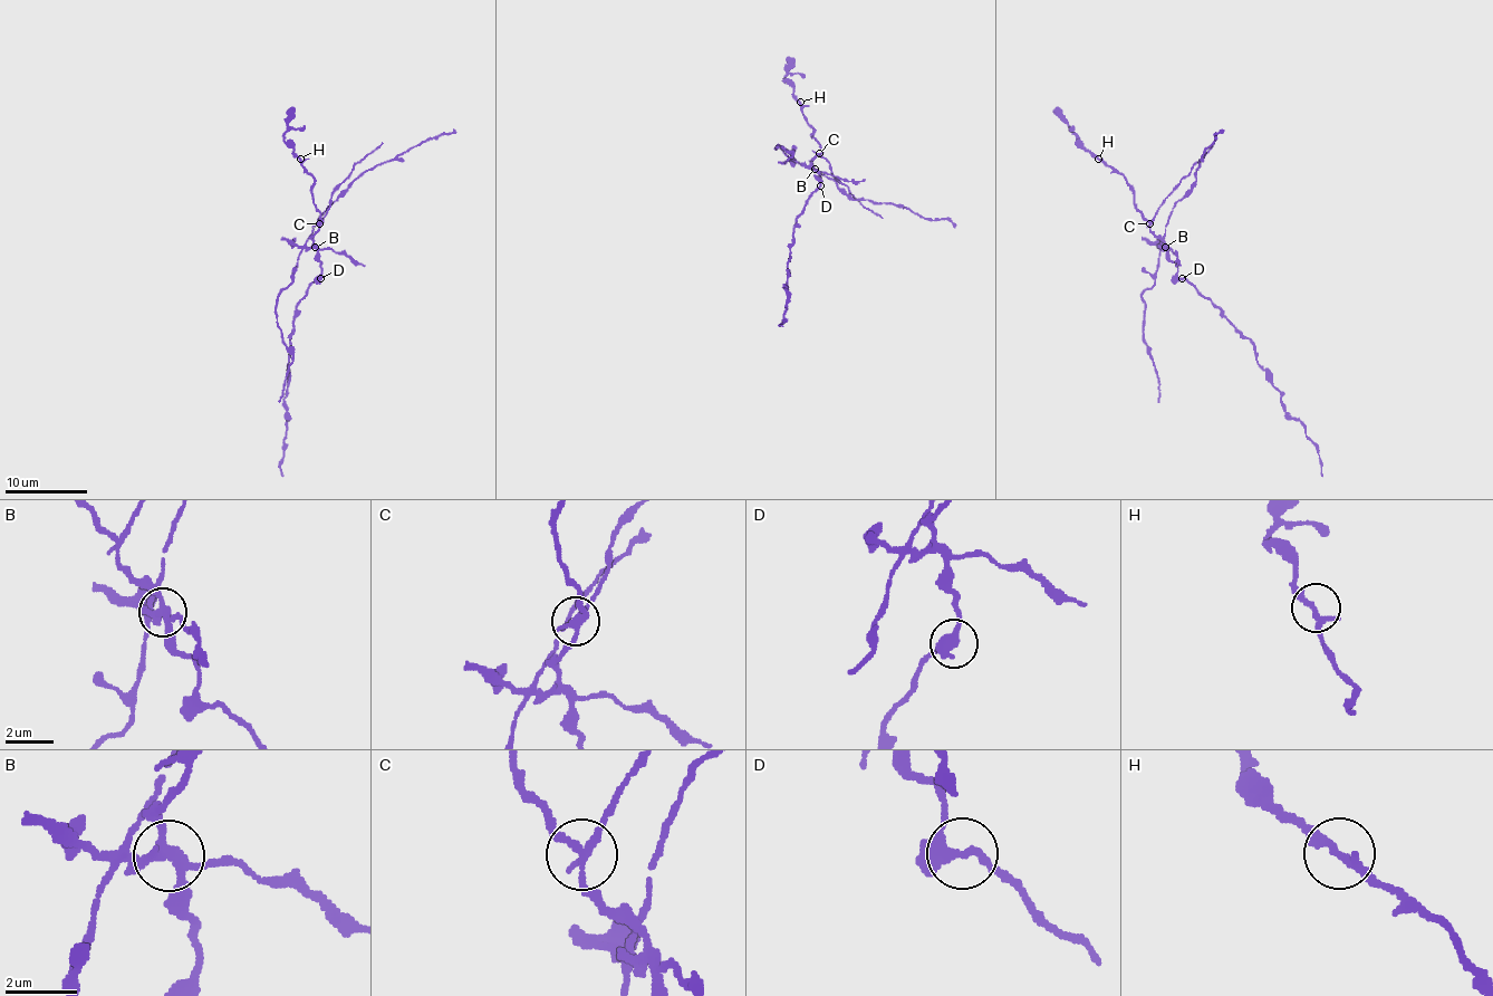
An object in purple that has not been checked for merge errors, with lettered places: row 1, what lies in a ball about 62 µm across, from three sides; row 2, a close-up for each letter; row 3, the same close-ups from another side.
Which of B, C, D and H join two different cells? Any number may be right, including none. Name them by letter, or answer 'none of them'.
B, C

